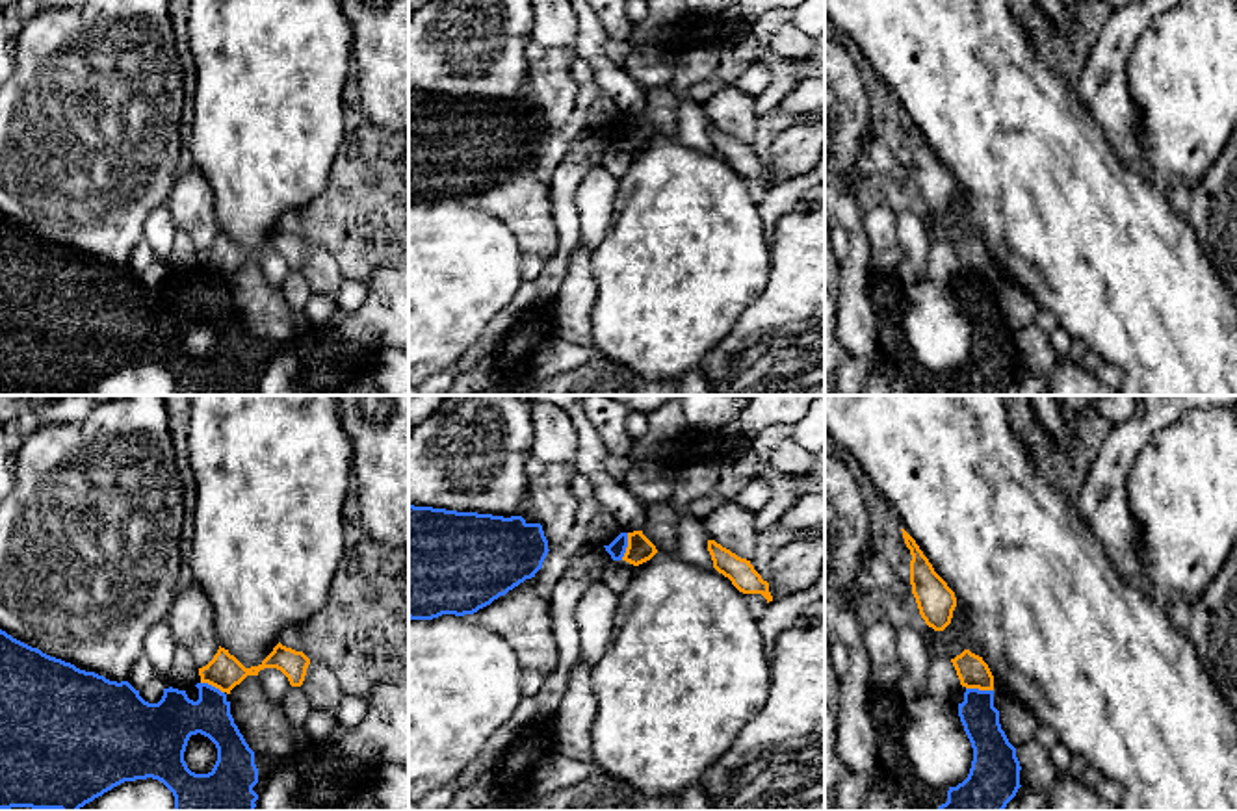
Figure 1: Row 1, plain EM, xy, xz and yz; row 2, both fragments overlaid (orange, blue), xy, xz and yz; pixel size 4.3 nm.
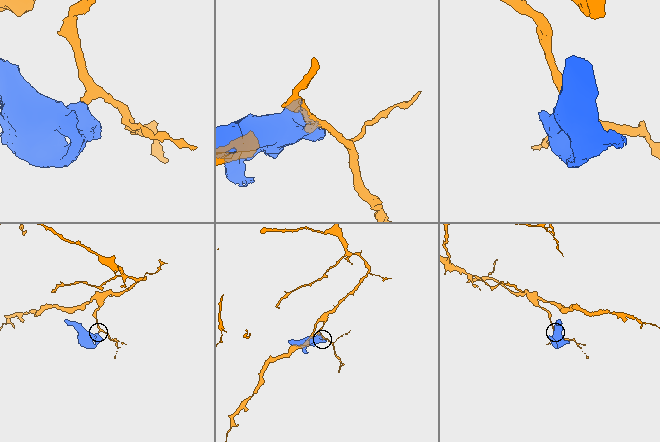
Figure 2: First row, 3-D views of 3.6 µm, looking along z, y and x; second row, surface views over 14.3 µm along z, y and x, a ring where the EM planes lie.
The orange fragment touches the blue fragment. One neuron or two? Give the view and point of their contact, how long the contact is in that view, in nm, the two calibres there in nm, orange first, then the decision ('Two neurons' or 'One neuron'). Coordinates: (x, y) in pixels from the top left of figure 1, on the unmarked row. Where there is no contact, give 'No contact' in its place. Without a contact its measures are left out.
Touches orange at xz (628, 130). Shared border 120 nm. Thickness 120 nm (orange) against 80 nm. Two neurons

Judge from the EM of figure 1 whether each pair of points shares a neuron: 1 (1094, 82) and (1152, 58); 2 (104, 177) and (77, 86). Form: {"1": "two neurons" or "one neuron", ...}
{"1": "two neurons", "2": "one neuron"}

